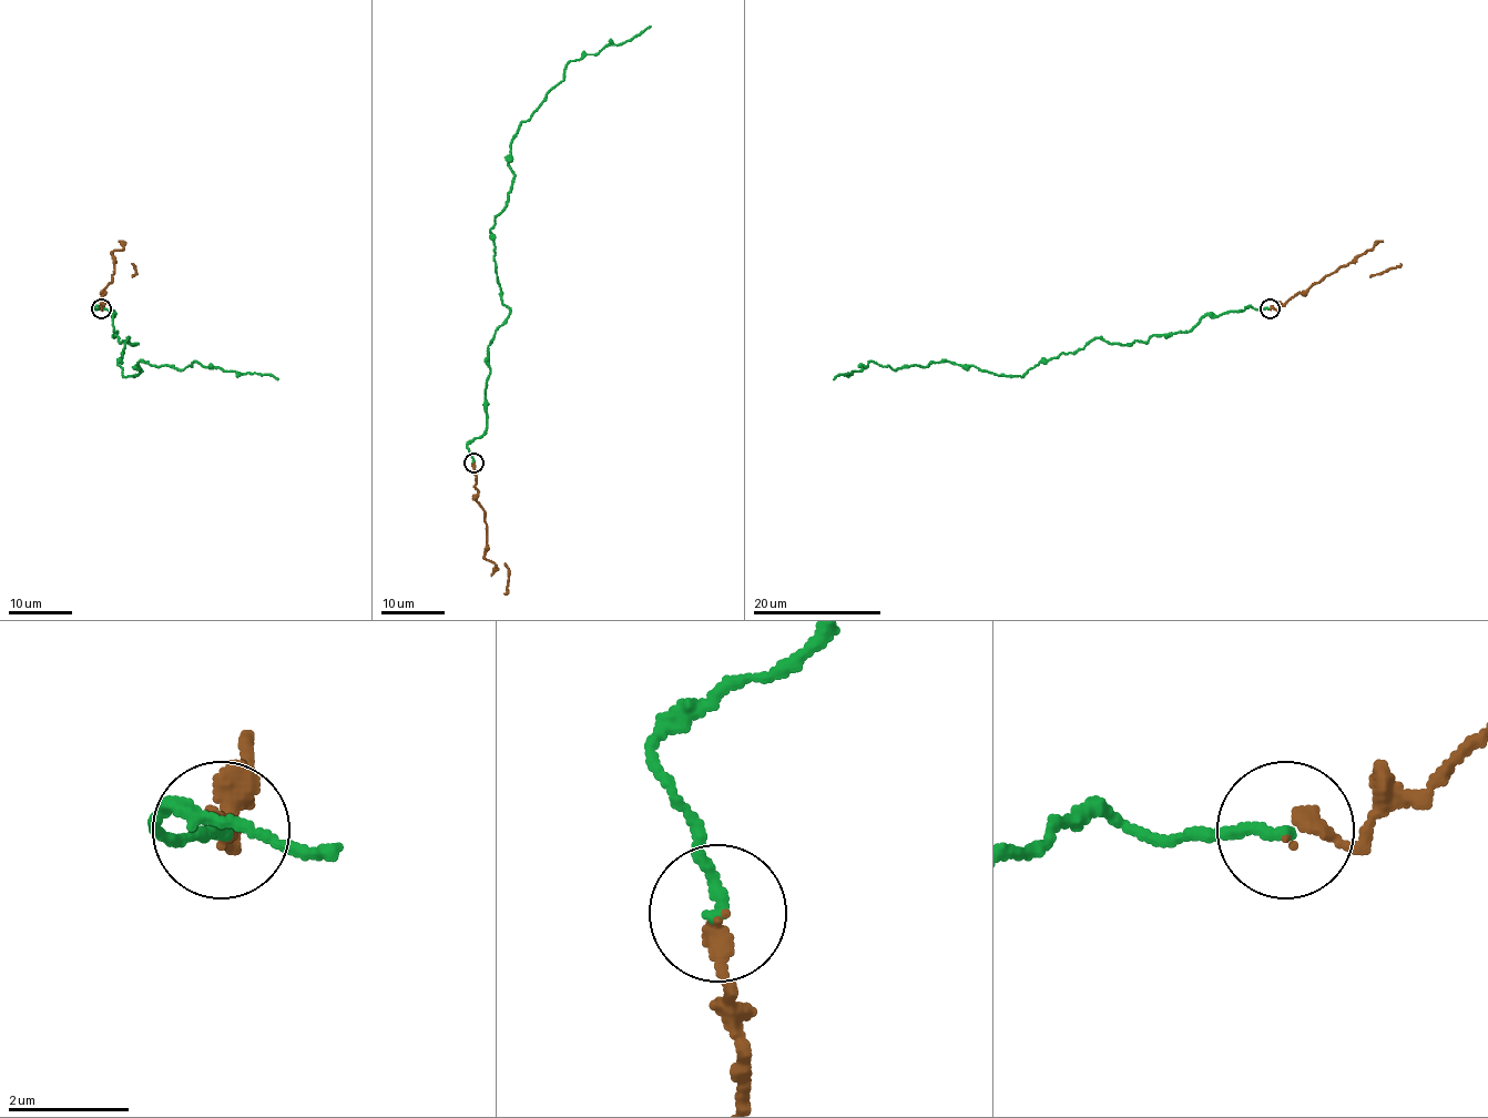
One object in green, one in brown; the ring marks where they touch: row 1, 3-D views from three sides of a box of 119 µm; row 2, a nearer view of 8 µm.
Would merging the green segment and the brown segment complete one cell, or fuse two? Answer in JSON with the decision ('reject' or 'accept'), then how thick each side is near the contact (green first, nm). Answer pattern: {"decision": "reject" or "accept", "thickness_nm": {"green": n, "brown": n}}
{"decision": "accept", "thickness_nm": {"green": 200, "brown": 260}}

